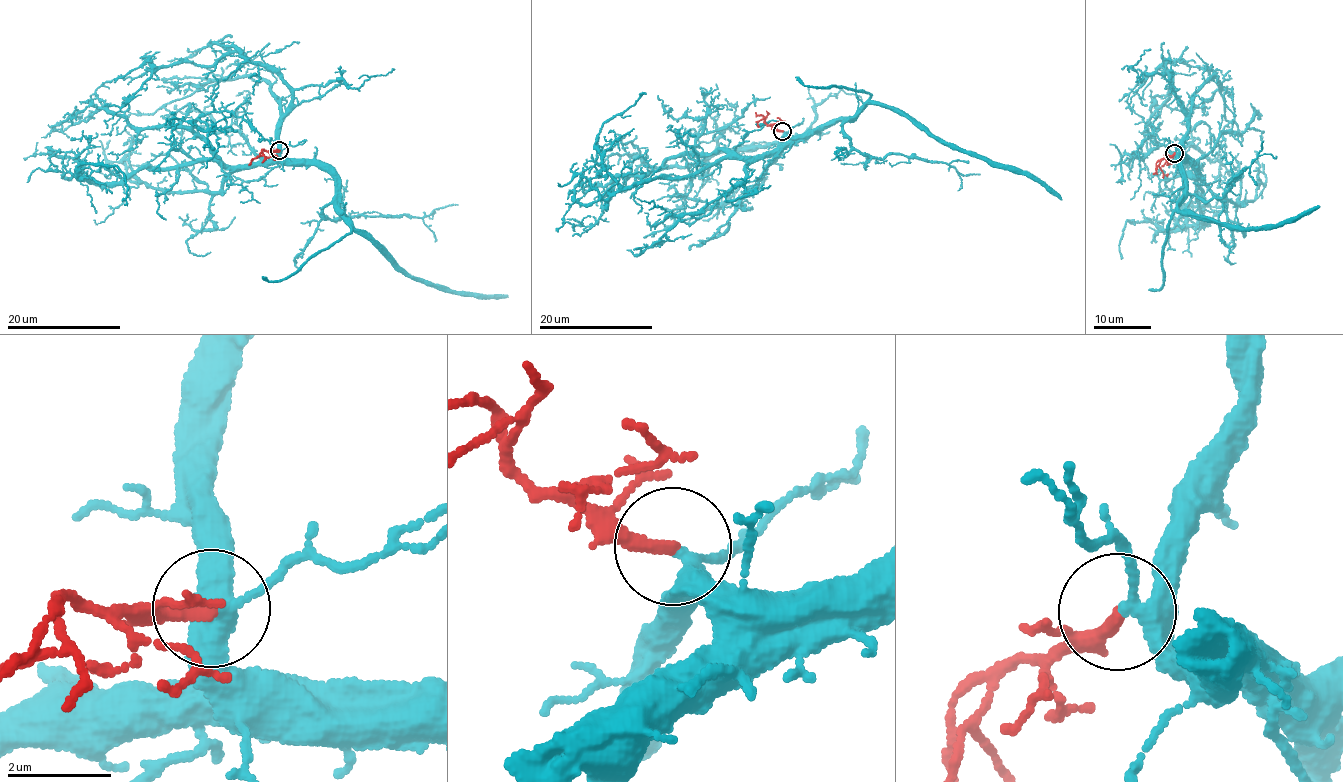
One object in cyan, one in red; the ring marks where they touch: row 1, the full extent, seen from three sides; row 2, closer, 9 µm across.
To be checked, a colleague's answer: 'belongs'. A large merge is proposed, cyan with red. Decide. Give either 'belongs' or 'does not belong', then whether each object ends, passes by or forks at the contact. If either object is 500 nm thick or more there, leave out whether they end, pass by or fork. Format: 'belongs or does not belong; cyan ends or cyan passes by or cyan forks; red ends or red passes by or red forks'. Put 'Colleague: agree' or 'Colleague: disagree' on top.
Colleague: agree
belongs; cyan forks; red ends

